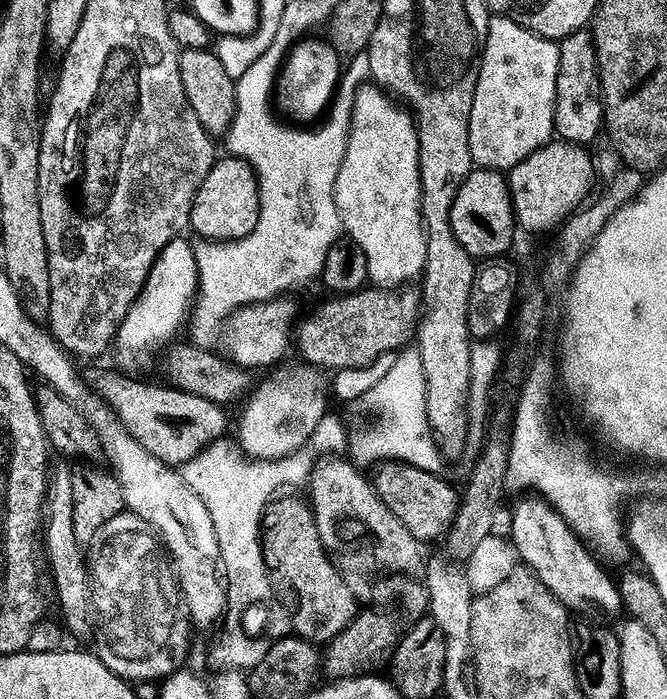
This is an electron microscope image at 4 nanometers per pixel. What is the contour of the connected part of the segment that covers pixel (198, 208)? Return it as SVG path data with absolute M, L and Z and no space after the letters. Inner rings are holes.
M228 154L225 157L225 160L224 157L217 159L210 174L206 174L192 203L191 231L215 242L235 242L250 234L258 222L260 209L256 173L235 156Z

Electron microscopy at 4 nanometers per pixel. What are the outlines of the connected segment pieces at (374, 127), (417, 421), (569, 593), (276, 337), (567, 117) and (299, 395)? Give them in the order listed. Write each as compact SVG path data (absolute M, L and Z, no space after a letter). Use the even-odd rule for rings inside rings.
M368 87L356 89L346 154L332 193L347 239L366 256L369 281L381 290L396 290L412 282L415 276L417 279L423 273L426 262L426 234L424 219L420 217L420 147L411 111L401 107L383 88Z
M406 348L398 352L394 366L357 399L356 406L379 418L376 426L359 435L353 433L347 441L349 459L356 467L364 468L366 464L372 466L380 461L397 461L424 471L437 473L440 470L443 455L426 414L426 380L421 354L417 349Z
M524 494L517 500L520 501L510 508L510 539L516 547L519 563L531 568L546 590L575 615L577 612L580 616L601 616L604 622L611 616L621 615L620 585L608 577L609 569L593 555L588 545L572 533L568 523L540 496Z
M277 297L275 300L260 301L257 304L244 305L227 317L223 325L223 353L227 359L247 370L262 368L276 363L290 346L292 327L295 323L294 304L290 298Z
M591 31L571 32L559 41L558 82L554 98L554 132L561 141L588 146L596 135L601 135L604 123L604 103L600 97L600 79L596 51Z
M304 366L301 367L301 372L288 372L284 376L284 380L280 380L277 382L276 385L273 386L273 388L264 388L261 390L260 393L256 396L256 408L252 404L248 404L244 408L244 413L240 416L240 429L237 430L236 436L238 439L240 439L240 442L238 441L238 448L241 453L245 457L251 458L253 460L276 460L276 459L282 459L300 449L303 449L305 445L308 443L308 439L311 436L312 432L314 432L314 428L318 426L318 422L320 419L322 419L326 413L326 407L324 407L324 390L326 394L326 388L324 385L324 388L322 385L320 385L320 380L315 371L311 367Z

